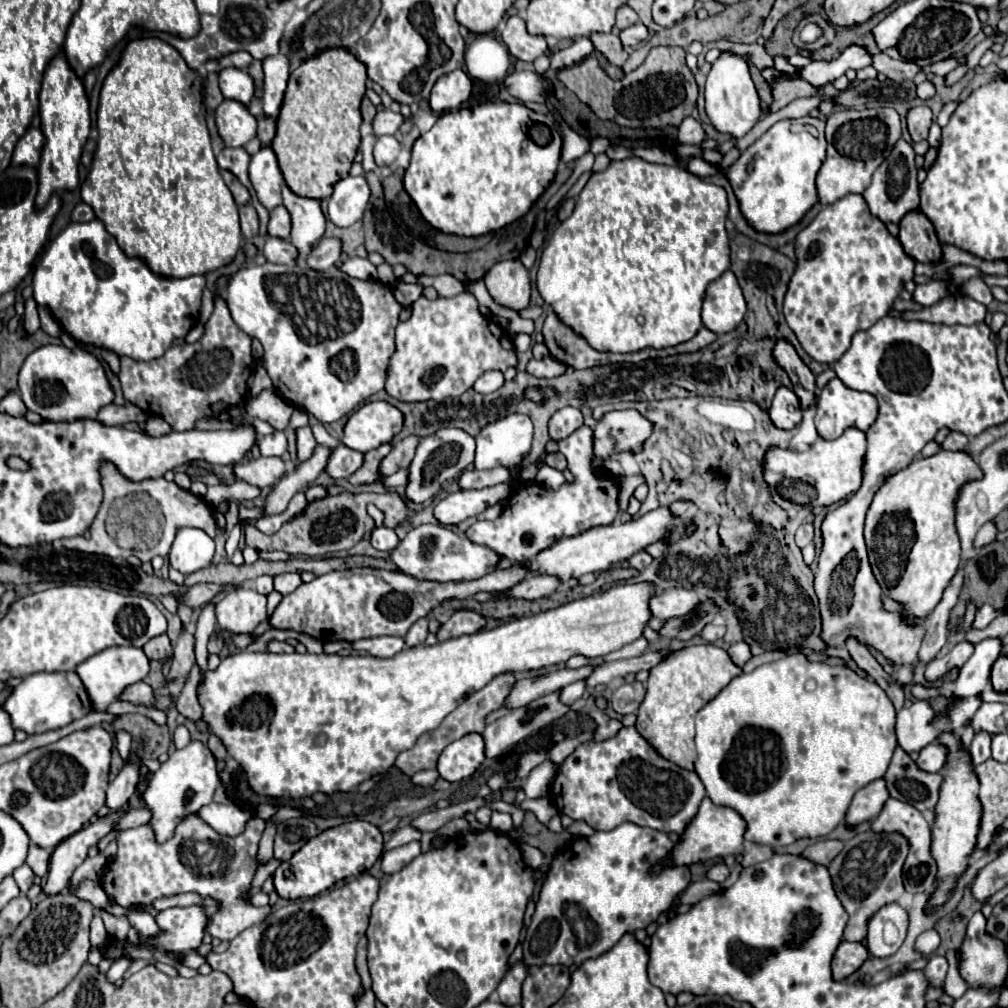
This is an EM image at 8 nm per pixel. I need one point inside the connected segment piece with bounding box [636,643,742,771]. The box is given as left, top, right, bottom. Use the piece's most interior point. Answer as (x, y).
(679, 687)

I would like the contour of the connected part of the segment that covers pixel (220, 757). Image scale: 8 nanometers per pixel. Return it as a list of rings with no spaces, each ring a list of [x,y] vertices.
[[[214,735],[210,737],[208,749],[212,751],[212,755],[214,755],[214,759],[216,759],[216,761],[224,761],[224,759],[226,759],[226,749],[224,749],[224,745],[220,743],[220,739],[216,739]]]

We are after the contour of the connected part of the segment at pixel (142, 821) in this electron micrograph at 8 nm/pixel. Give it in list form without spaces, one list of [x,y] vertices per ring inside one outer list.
[[[126,809],[124,815],[120,817],[120,821],[114,825],[114,831],[126,831],[126,829],[132,829],[132,827],[140,827],[140,825],[146,825],[150,821],[150,811],[146,809]]]

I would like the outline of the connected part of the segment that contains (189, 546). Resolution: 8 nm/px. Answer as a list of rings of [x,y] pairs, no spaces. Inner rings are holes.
[[[182,527],[176,533],[172,549],[168,553],[170,567],[182,575],[200,571],[212,563],[214,557],[214,539],[206,531],[196,527]]]

